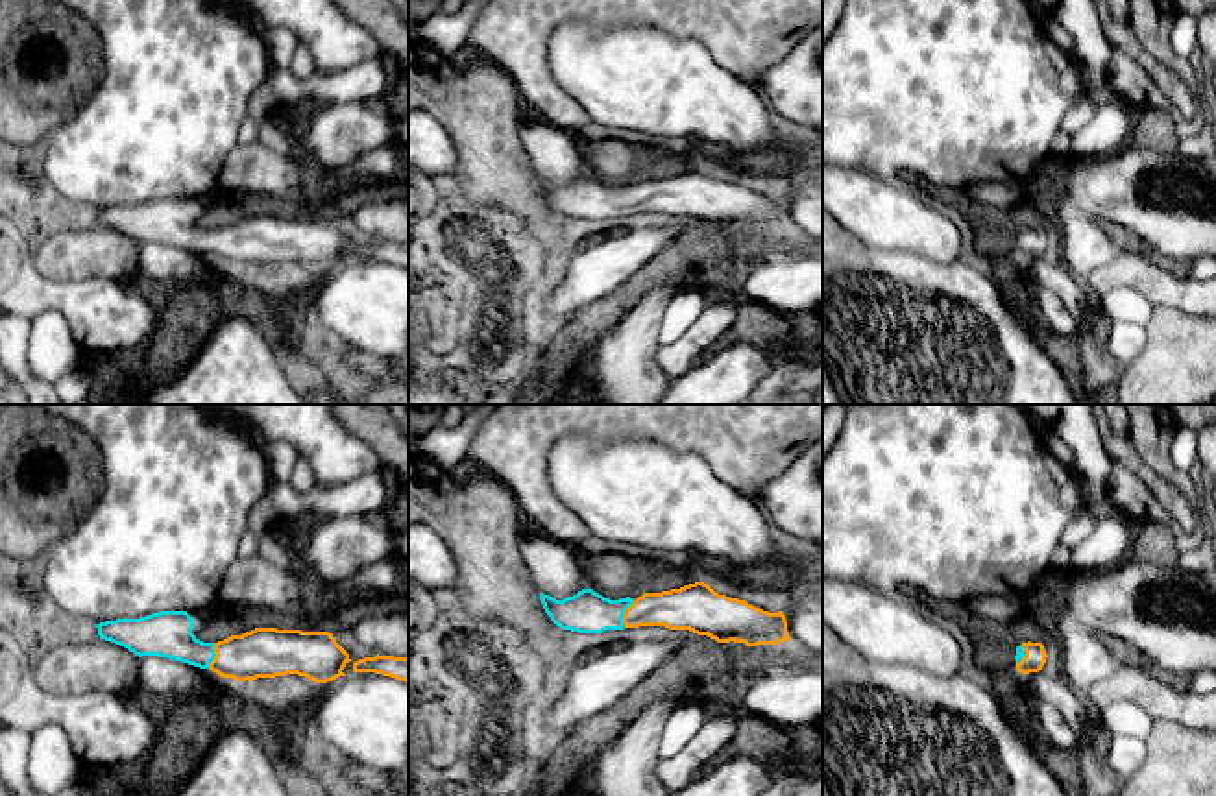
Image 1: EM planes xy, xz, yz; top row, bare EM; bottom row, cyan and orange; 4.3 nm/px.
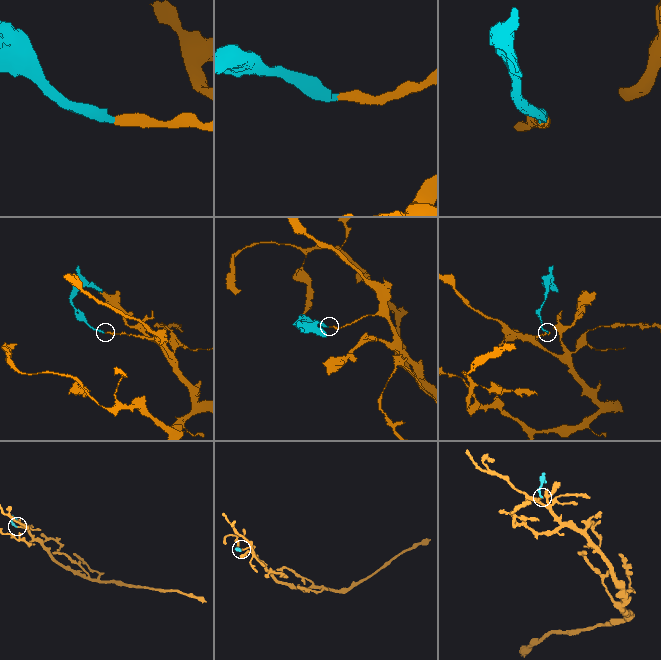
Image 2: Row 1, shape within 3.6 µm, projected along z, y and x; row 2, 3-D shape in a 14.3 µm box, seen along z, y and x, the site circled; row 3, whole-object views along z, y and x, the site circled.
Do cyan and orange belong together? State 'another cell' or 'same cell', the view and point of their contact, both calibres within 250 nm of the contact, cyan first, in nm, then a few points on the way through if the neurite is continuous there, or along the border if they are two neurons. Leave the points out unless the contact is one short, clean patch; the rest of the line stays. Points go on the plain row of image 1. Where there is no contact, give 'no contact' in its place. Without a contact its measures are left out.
same cell | xz (623, 200) | 190/180 nm | across xz (586, 198), (623, 200), (680, 194)

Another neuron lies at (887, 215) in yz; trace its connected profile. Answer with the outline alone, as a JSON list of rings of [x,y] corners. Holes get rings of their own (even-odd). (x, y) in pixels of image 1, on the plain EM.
[[[822,163],[822,207],[863,244],[948,264],[961,255],[957,227],[907,181]]]

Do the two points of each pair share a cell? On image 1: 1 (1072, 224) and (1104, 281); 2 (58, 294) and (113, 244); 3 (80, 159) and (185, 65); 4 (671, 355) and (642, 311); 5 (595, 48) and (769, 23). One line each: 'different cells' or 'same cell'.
1: different cells
2: different cells
3: same cell
4: different cells
5: different cells

